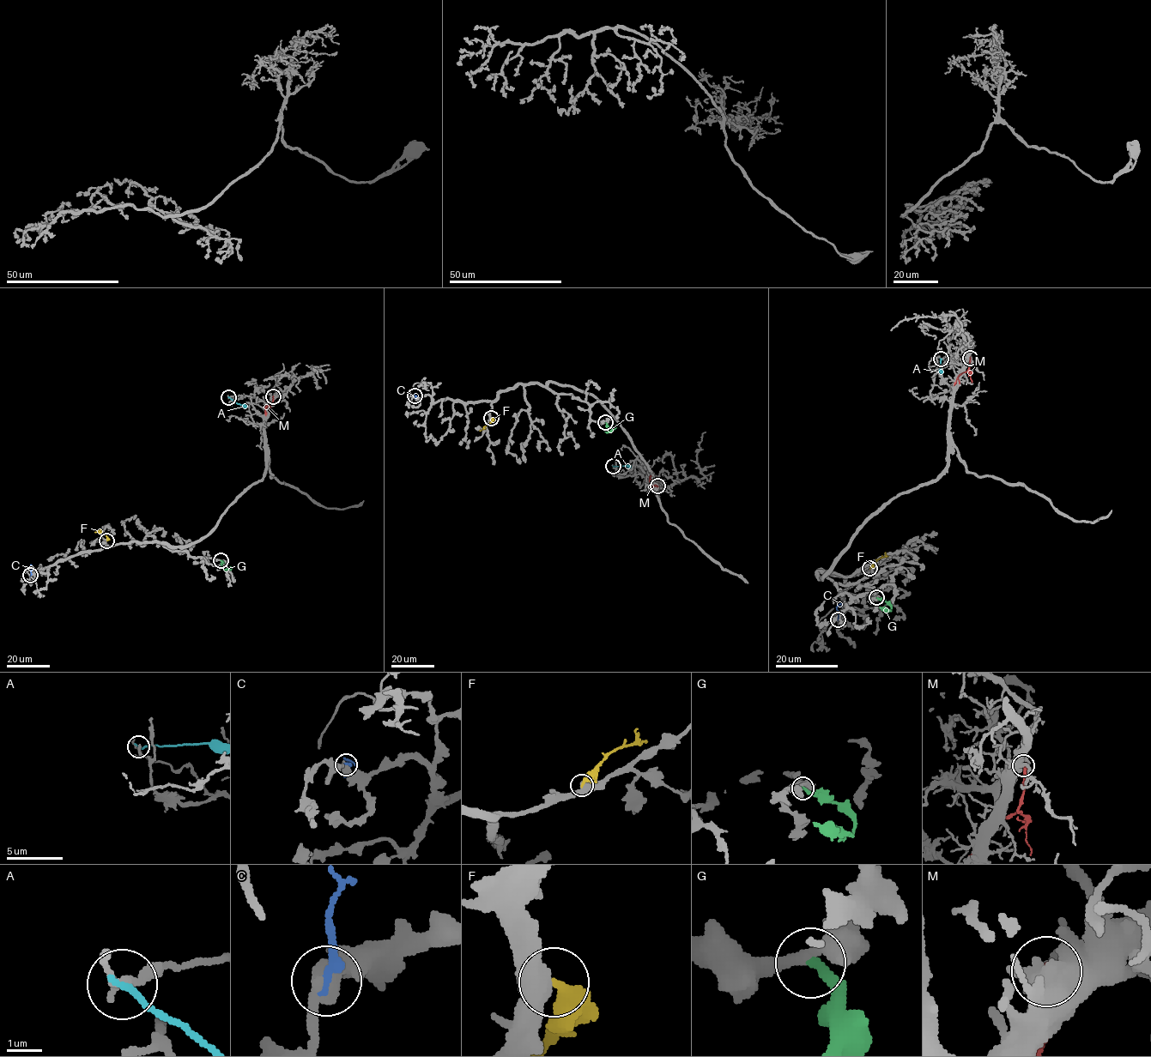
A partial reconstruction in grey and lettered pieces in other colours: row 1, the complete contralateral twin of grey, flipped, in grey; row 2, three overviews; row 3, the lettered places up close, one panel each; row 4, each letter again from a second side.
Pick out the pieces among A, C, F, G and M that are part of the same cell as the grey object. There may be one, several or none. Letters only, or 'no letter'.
G

